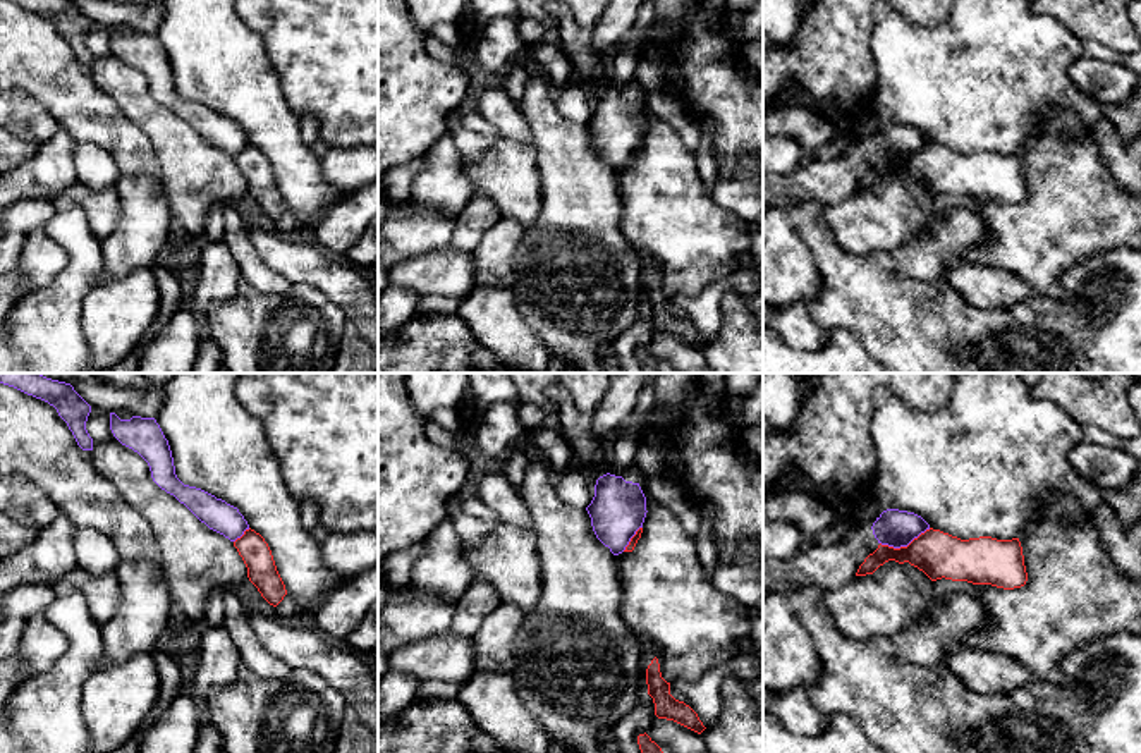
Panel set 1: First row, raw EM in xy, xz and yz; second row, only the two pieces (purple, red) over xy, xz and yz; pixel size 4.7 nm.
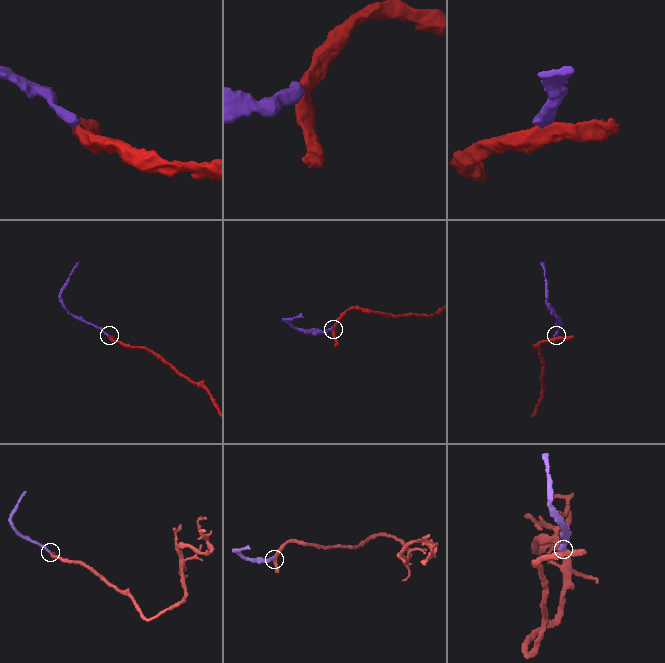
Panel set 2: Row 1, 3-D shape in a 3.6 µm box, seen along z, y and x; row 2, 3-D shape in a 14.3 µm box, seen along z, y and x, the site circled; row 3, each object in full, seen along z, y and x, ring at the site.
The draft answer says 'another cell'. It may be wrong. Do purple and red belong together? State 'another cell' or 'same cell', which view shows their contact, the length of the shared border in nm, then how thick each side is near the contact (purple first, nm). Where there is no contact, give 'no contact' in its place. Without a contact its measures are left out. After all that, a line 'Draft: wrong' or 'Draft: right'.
another cell | yz | 260 nm | 180/220 nm
Draft: right

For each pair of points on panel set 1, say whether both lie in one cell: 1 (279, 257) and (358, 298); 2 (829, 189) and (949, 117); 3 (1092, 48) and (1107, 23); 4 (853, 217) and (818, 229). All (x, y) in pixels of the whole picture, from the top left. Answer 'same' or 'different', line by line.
1: same
2: different
3: different
4: different

